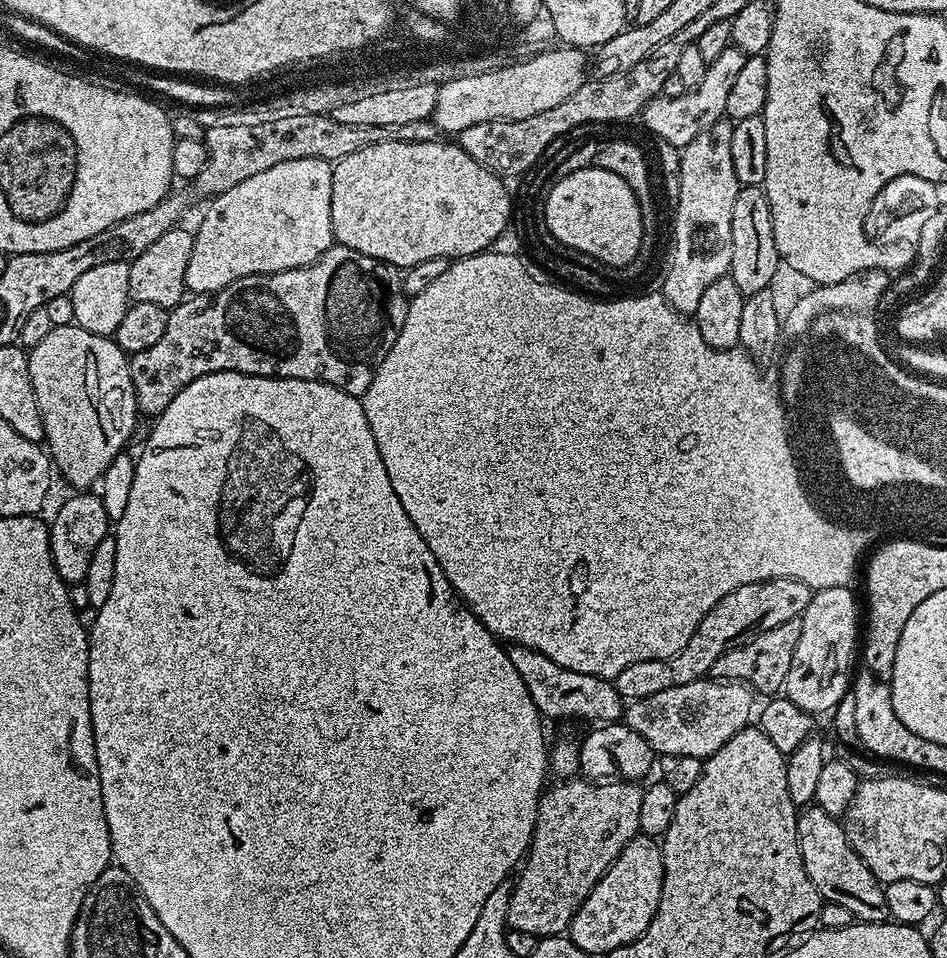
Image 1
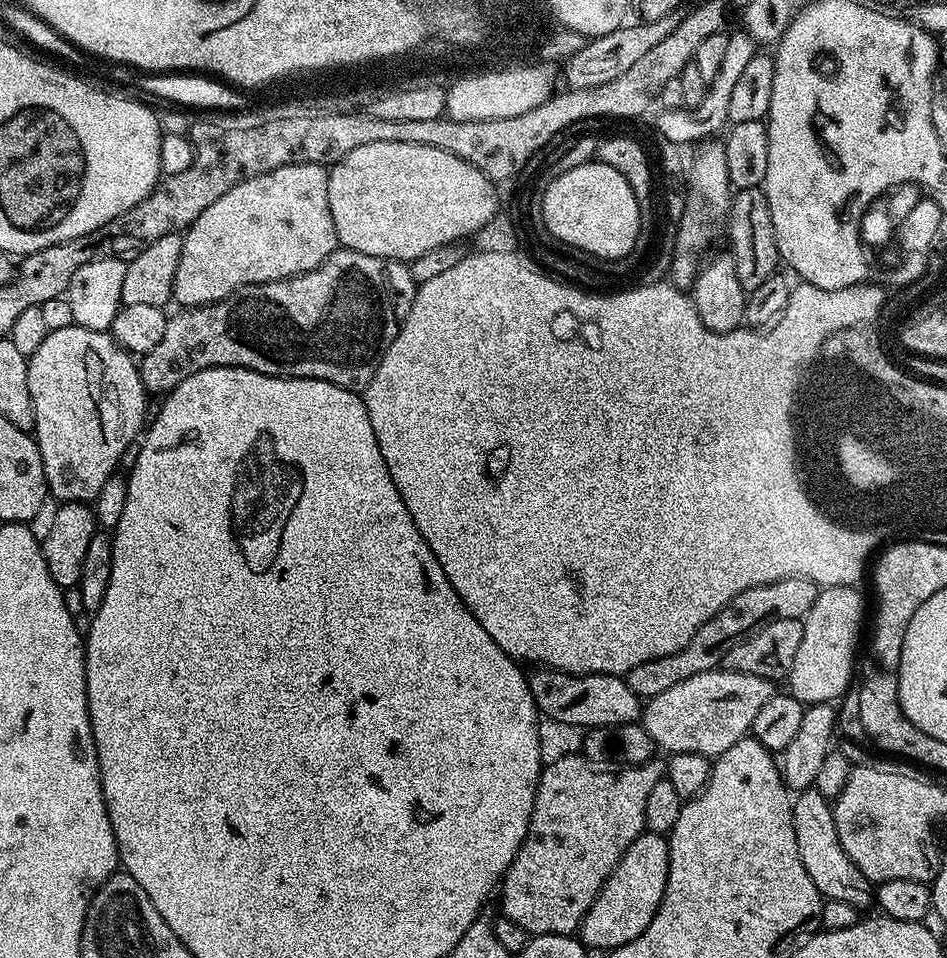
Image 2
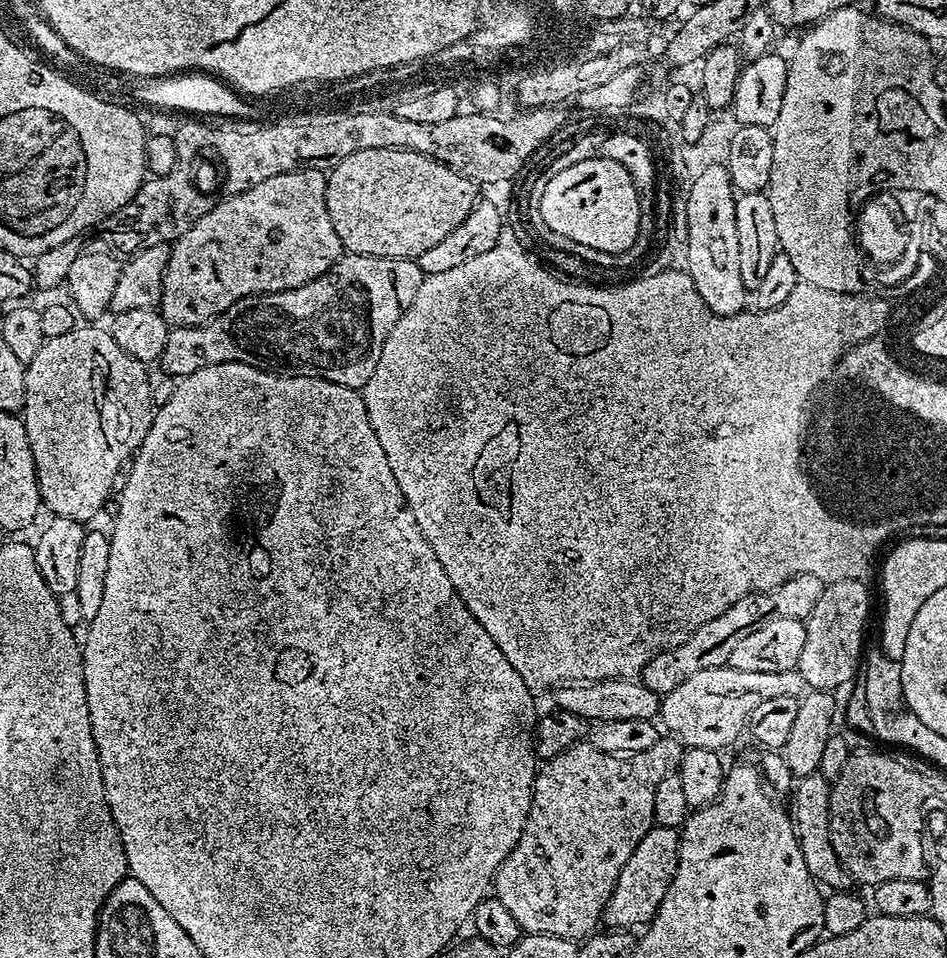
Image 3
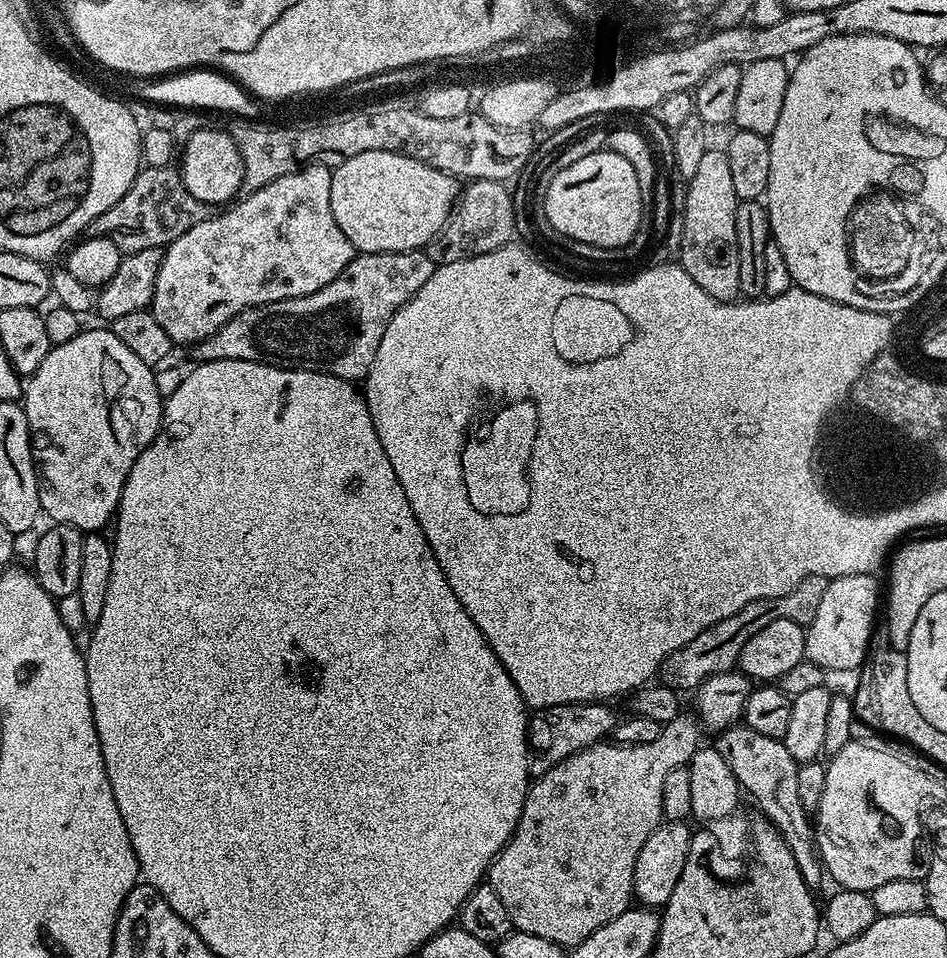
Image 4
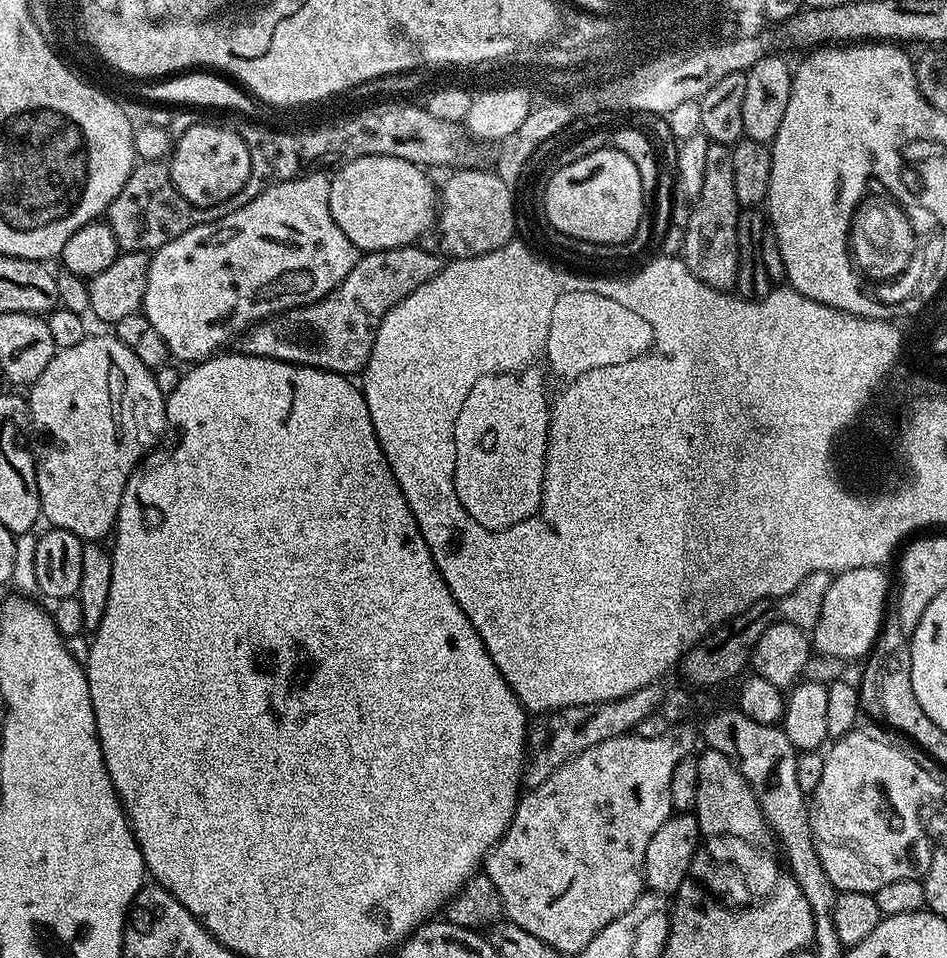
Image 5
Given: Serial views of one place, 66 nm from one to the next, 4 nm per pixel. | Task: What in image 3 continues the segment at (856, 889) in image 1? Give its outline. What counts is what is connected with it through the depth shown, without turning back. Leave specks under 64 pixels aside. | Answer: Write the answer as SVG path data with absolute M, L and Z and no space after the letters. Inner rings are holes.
M818 770L799 777L790 789L790 797L792 796L790 815L798 838L798 846L802 850L802 858L806 861L806 870L810 870L816 883L828 890L848 890L853 887L854 881L834 854L834 846L830 842L828 807L831 792L831 783Z

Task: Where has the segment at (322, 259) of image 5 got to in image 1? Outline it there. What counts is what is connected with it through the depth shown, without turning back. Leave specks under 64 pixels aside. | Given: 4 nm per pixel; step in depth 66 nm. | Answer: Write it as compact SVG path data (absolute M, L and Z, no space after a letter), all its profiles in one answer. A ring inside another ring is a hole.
M294 158L294 162L278 162L278 166L270 166L270 170L262 170L262 174L254 174L254 178L246 178L246 182L238 182L238 186L230 186L222 195L215 197L212 204L204 212L200 220L200 229L194 232L194 250L190 254L190 266L186 266L186 289L192 294L217 292L238 278L246 278L254 274L270 274L282 270L294 270L317 260L327 248L333 247L332 215L332 169L333 165L322 158Z

